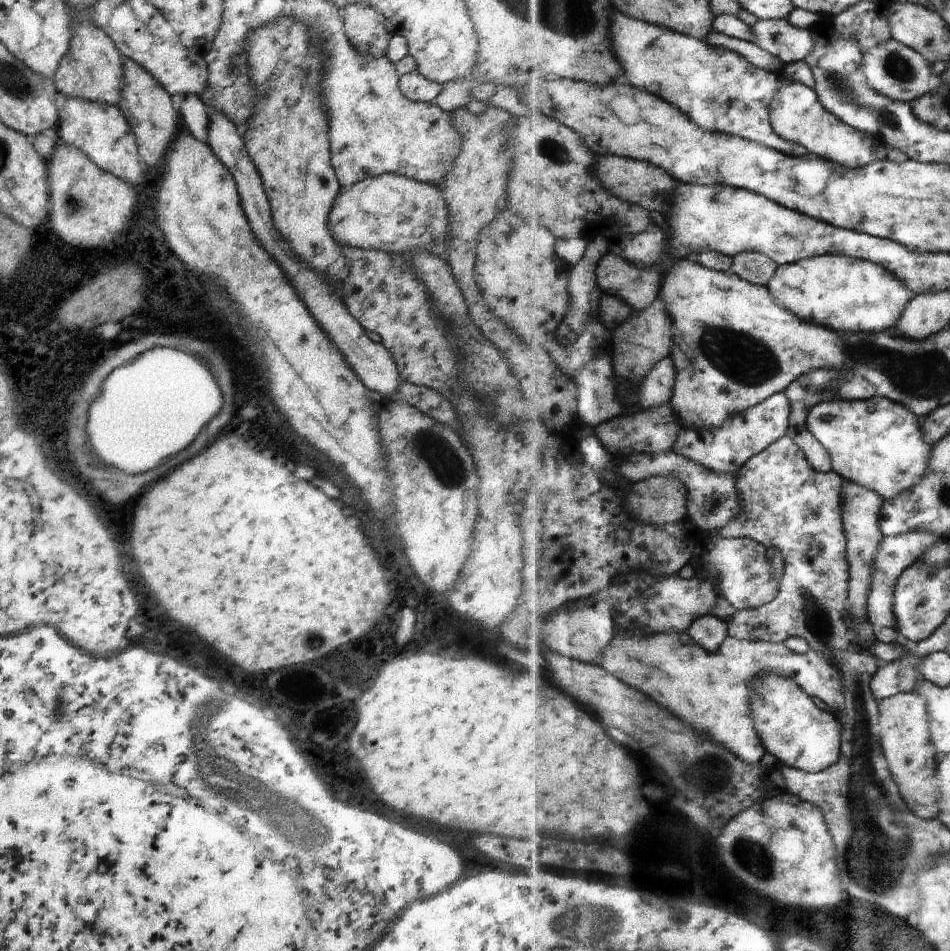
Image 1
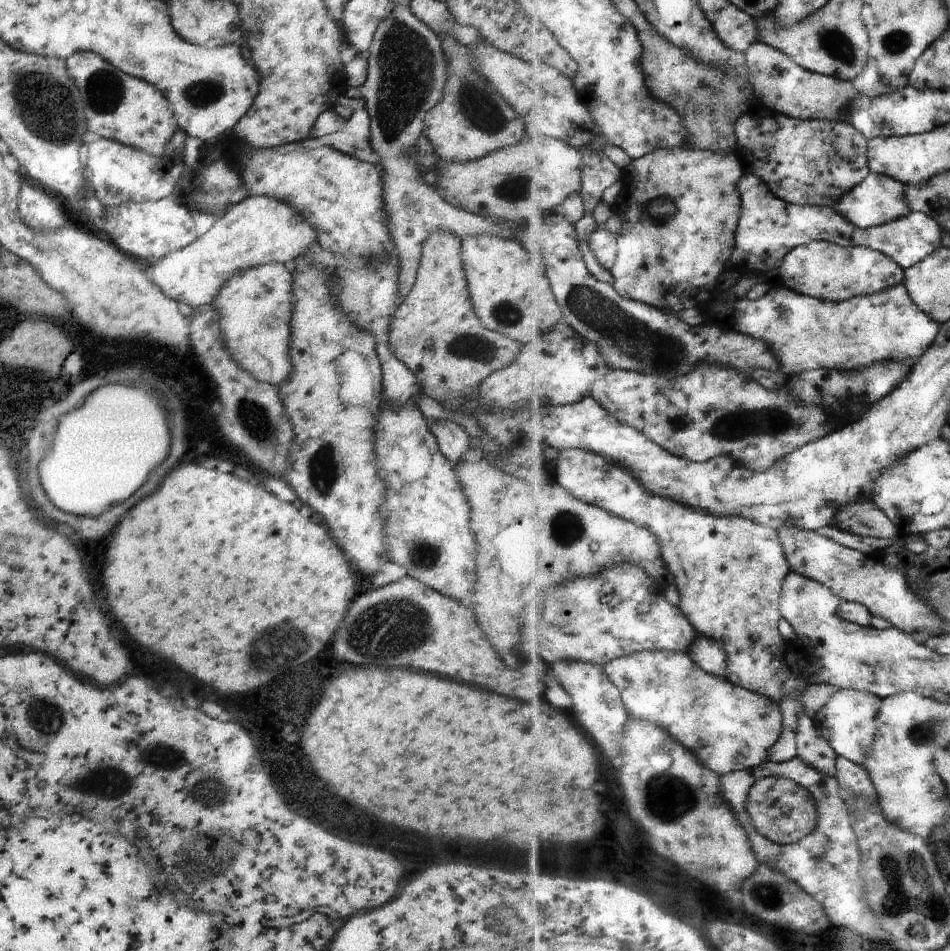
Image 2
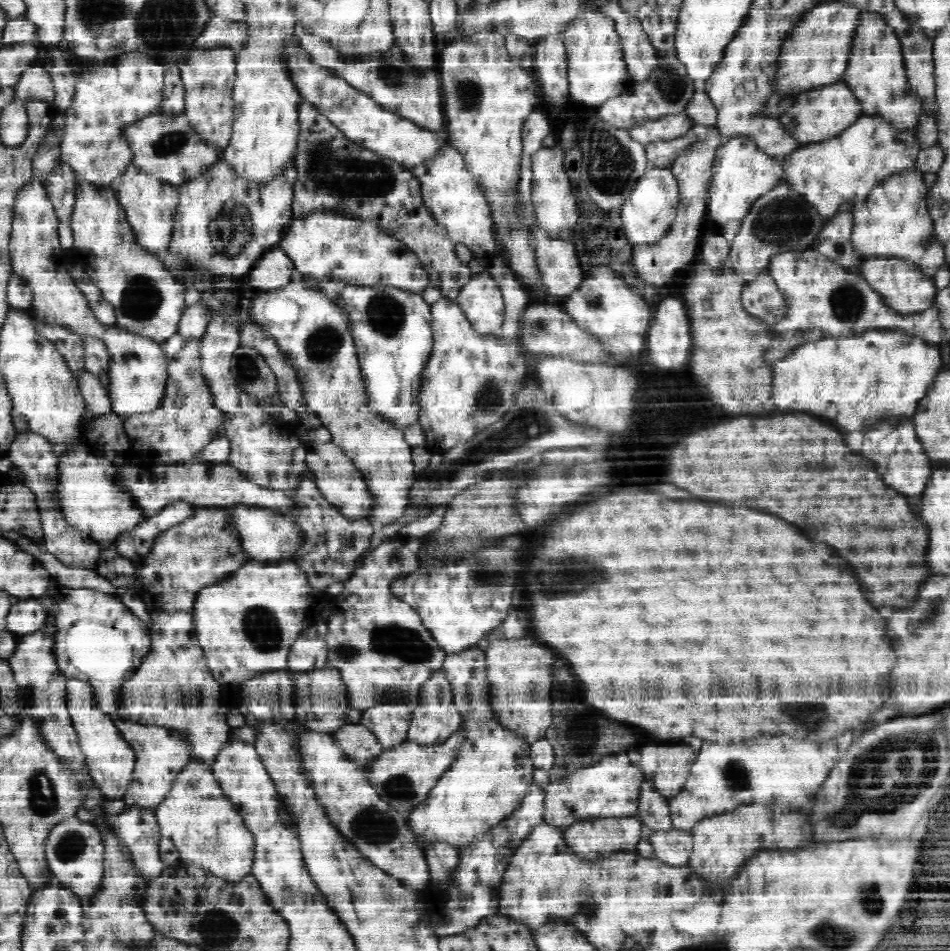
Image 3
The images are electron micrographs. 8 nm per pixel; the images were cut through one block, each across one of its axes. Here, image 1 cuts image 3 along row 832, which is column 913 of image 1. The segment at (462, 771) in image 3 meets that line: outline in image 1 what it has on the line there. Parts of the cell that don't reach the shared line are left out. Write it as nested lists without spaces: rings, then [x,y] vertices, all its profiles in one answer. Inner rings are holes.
[[[874,396],[861,402],[833,400],[815,404],[807,415],[806,426],[817,440],[830,452],[833,470],[846,481],[875,489],[885,499],[892,499],[901,492],[909,490],[926,474],[932,448],[925,442],[922,433],[923,418],[919,418],[904,404],[896,403],[887,397]]]

